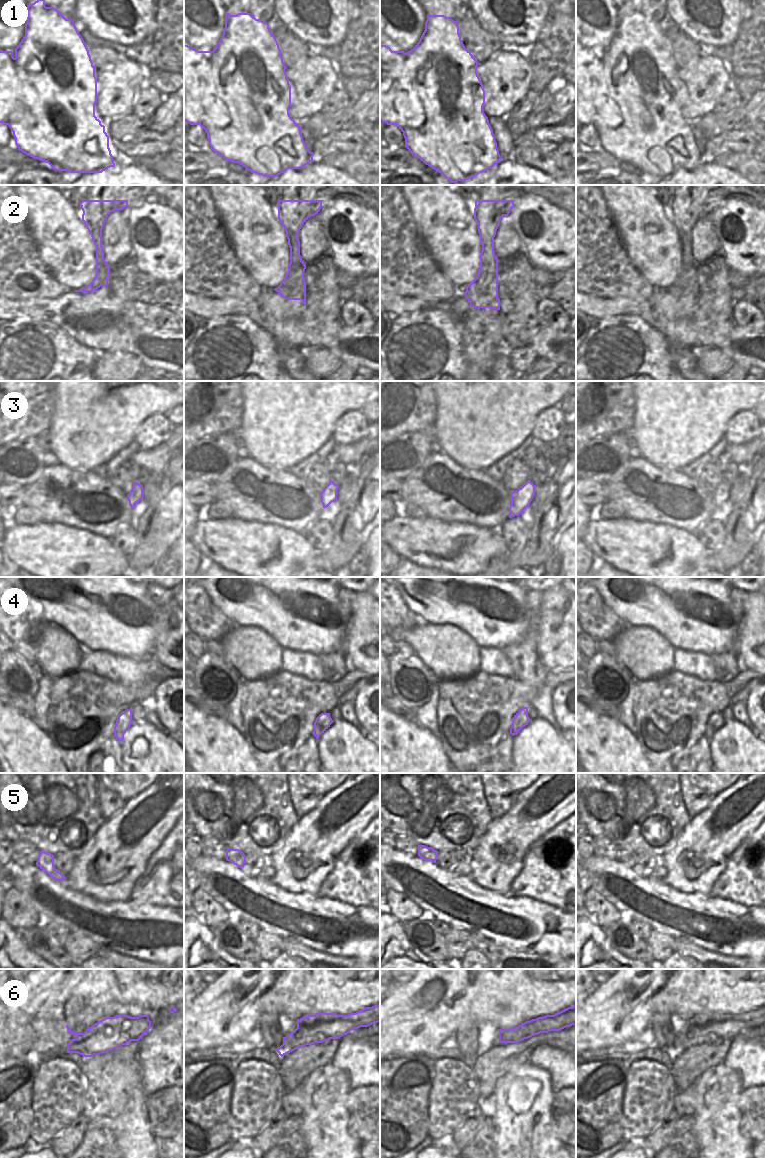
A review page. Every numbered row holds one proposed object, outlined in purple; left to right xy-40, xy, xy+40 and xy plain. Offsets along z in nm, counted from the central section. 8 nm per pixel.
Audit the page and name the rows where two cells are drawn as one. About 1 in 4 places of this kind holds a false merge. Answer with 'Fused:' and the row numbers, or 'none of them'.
Fused: 1

